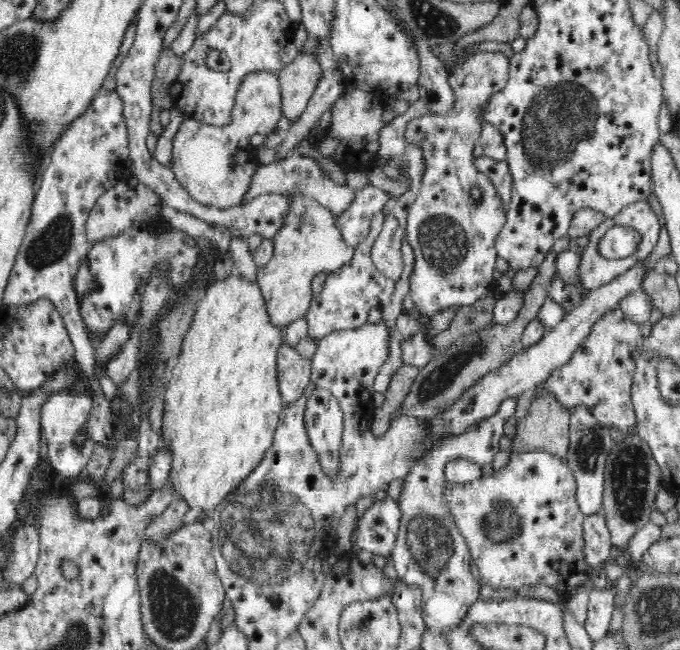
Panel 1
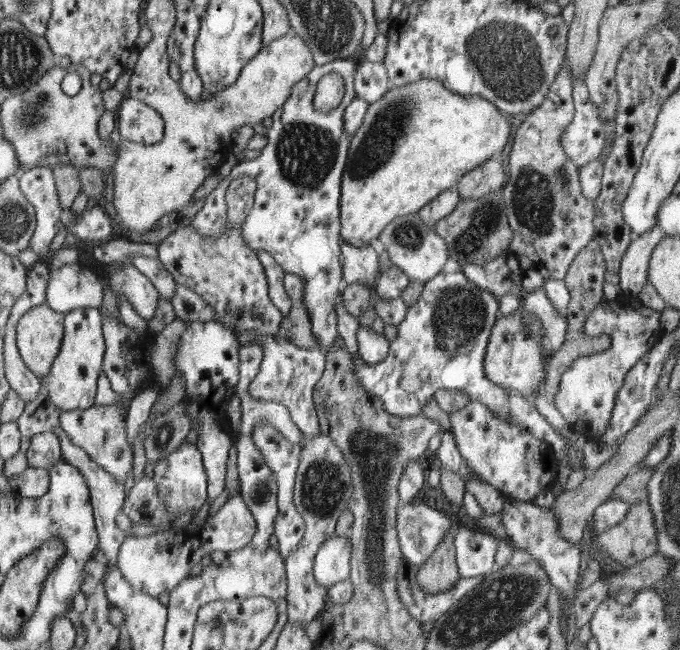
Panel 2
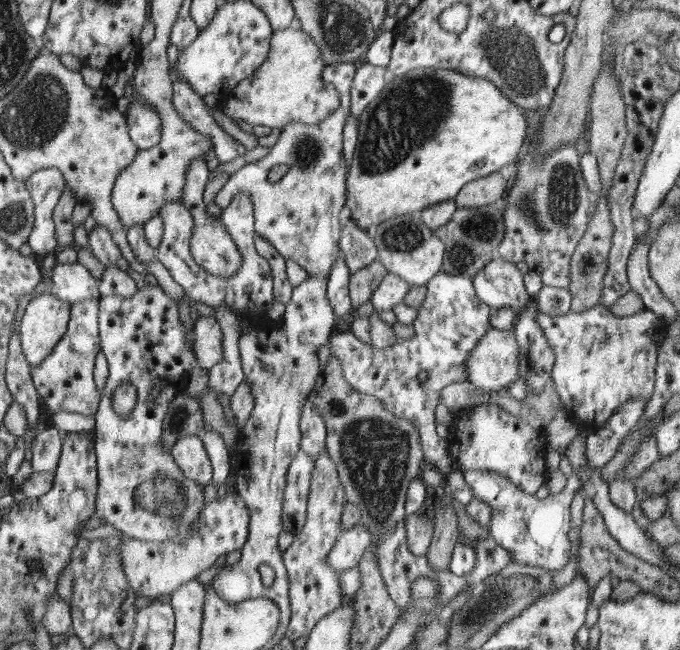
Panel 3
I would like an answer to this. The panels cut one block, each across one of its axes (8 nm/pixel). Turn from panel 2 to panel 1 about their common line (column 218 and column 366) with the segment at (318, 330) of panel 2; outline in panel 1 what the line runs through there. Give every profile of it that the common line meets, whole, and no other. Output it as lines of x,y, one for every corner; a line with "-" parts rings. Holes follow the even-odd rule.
370,182
361,190
356,190
356,200
342,215
336,217
336,225
344,241
355,248
366,240
374,216
381,212
391,198
384,190
374,187

